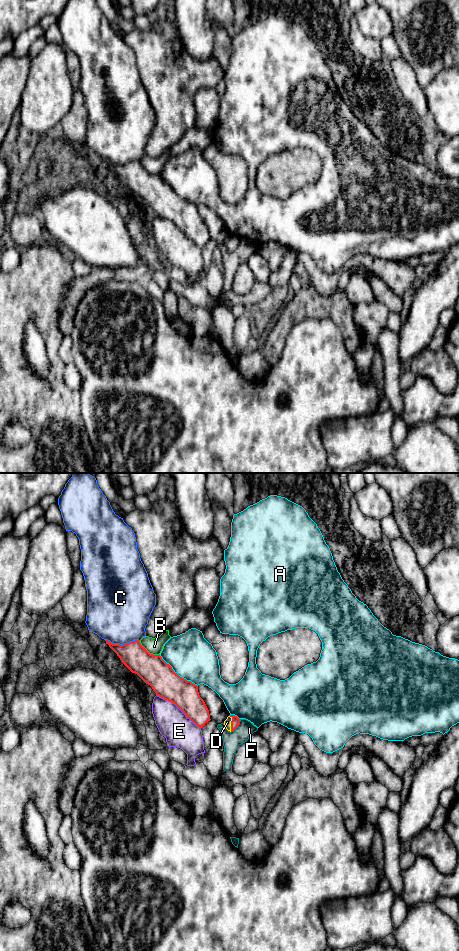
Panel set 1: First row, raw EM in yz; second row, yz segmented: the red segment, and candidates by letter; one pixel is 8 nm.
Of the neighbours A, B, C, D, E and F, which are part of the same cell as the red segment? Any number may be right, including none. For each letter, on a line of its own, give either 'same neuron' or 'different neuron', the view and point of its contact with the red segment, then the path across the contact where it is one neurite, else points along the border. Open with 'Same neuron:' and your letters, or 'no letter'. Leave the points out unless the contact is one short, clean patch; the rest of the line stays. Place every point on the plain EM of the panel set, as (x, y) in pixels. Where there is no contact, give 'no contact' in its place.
Same neuron: D
A: different neuron | yz (177, 194)
B: different neuron | yz (148, 172)
C: different neuron | yz (123, 164)
D: same neuron | yz (231, 243) | across yz (235, 241), (231, 243), (227, 242)
E: different neuron | yz (178, 227)
F: different neuron | yz (237, 246)

